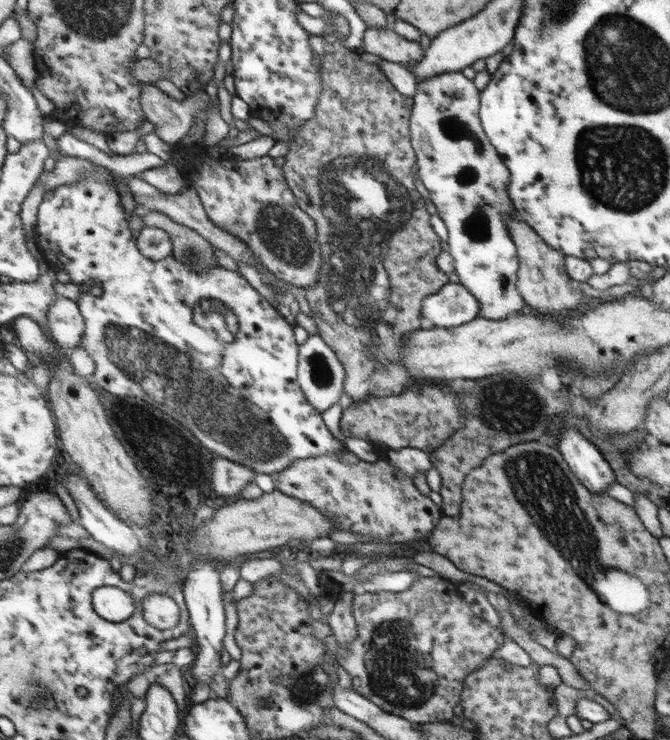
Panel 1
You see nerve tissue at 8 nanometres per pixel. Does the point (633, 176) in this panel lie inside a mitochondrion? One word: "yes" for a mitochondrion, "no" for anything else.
yes

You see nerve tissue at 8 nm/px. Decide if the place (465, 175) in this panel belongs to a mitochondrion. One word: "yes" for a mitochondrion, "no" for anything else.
yes

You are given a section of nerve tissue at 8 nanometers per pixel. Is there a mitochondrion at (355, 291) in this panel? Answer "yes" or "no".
yes

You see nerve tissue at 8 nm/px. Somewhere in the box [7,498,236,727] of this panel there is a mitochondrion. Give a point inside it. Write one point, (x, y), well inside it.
(35, 686)

